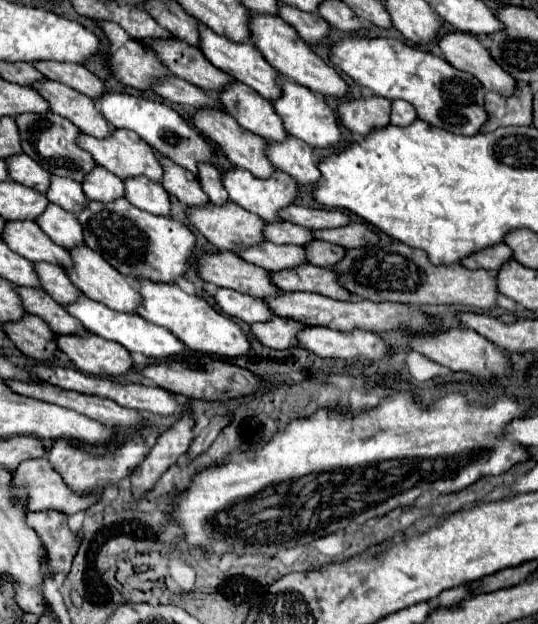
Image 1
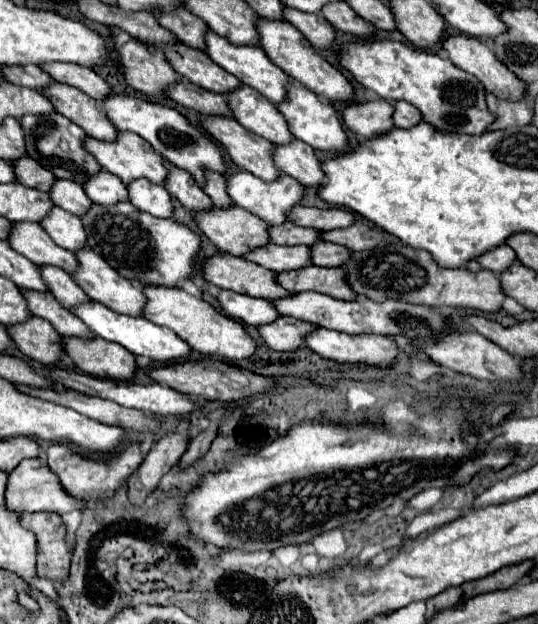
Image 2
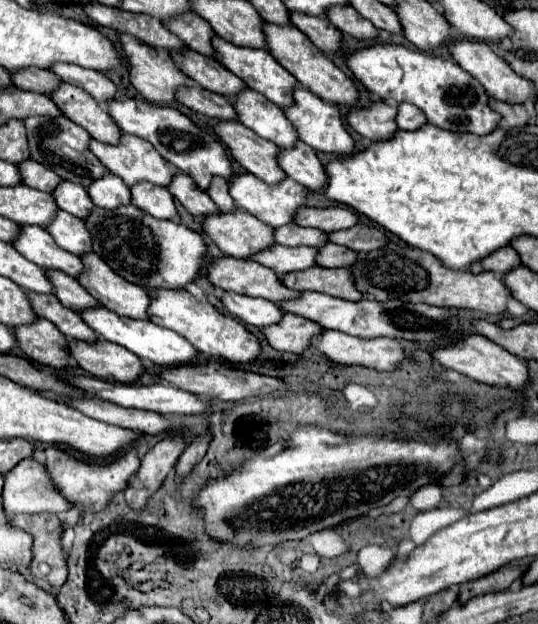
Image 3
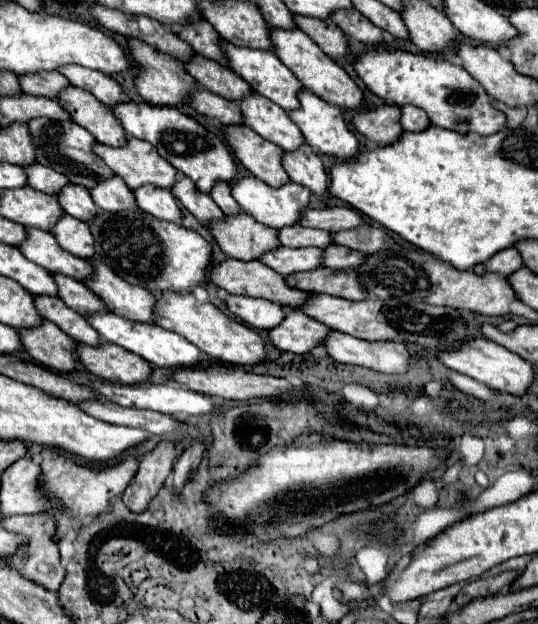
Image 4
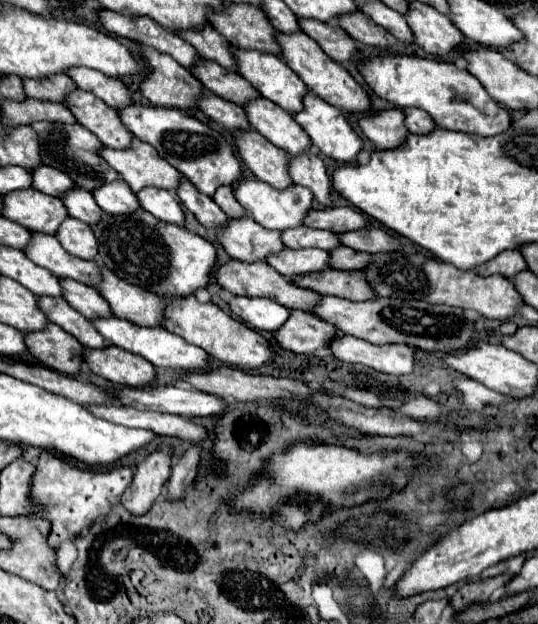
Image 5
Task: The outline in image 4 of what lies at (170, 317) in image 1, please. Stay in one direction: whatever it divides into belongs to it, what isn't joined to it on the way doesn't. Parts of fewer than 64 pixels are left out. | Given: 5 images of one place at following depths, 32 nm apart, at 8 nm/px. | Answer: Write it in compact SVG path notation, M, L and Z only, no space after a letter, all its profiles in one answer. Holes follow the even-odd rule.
M162 294L158 298L156 310L158 310L158 316L156 316L158 326L184 336L188 342L202 348L202 352L206 352L208 356L216 360L222 360L234 366L256 366L266 358L266 346L260 334L256 334L242 322L226 316L220 308L216 308L210 302L196 304L196 298L192 294L188 296Z

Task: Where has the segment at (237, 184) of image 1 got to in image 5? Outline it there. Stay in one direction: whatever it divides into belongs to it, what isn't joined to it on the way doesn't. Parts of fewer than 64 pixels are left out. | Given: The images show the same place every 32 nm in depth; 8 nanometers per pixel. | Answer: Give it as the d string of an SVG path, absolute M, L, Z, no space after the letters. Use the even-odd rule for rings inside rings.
M242 180L236 188L234 188L234 196L236 200L246 208L246 212L264 228L268 230L288 230L288 228L296 228L304 224L304 218L308 216L308 212L312 210L312 192L304 186L290 186L286 190L276 190L260 180Z

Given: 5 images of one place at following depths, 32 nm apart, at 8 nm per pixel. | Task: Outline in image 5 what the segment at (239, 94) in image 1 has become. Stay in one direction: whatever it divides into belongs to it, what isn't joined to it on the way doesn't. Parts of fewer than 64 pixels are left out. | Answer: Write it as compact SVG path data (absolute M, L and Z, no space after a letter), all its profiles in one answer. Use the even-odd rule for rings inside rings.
M258 98L248 102L244 110L248 112L252 128L266 136L274 146L286 150L290 156L300 156L302 152L312 150L312 140L306 136L304 128L300 128L292 114L278 104Z

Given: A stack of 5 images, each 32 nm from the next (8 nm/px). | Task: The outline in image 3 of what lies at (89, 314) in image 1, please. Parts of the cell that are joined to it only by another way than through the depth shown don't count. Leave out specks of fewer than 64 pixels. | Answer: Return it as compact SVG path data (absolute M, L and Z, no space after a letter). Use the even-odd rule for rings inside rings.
M100 306L100 308L92 308L92 310L84 310L80 312L80 316L84 318L84 322L102 338L114 344L124 346L126 350L134 352L140 358L148 358L150 362L164 366L164 368L174 368L174 366L184 366L184 364L192 364L192 360L198 356L198 350L184 340L180 334L172 332L172 330L164 330L160 326L156 326L154 322L146 322L146 320L132 320L132 318L124 318L124 316L116 316L114 312L110 312L108 308Z

